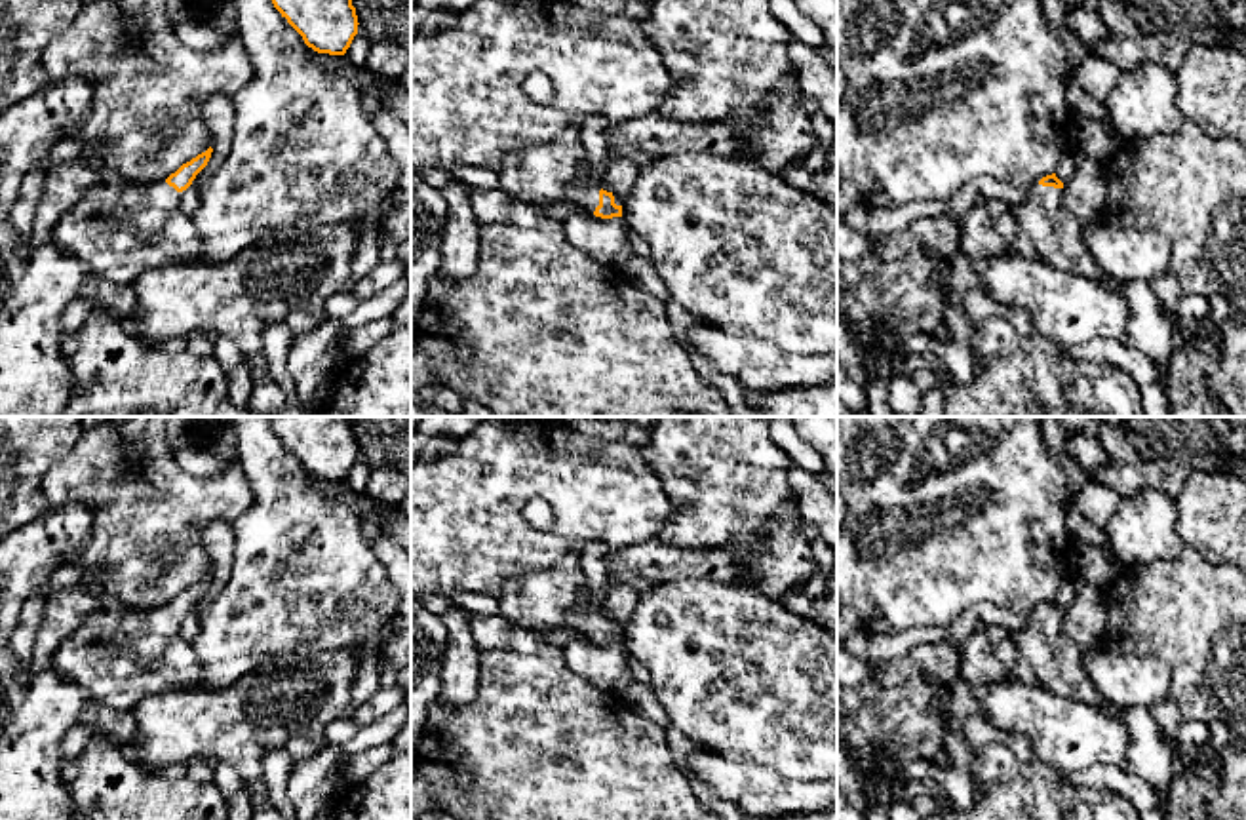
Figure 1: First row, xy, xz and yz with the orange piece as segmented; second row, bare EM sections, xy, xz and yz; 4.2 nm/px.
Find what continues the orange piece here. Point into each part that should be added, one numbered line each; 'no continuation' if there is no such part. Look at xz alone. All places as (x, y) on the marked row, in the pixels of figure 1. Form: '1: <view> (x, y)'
1: xz (539, 175)

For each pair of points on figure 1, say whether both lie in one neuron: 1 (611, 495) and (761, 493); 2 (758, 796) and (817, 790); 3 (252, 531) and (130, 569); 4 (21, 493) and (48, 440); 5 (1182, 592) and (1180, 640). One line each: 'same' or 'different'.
1: different
2: same
3: different
4: same
5: same

